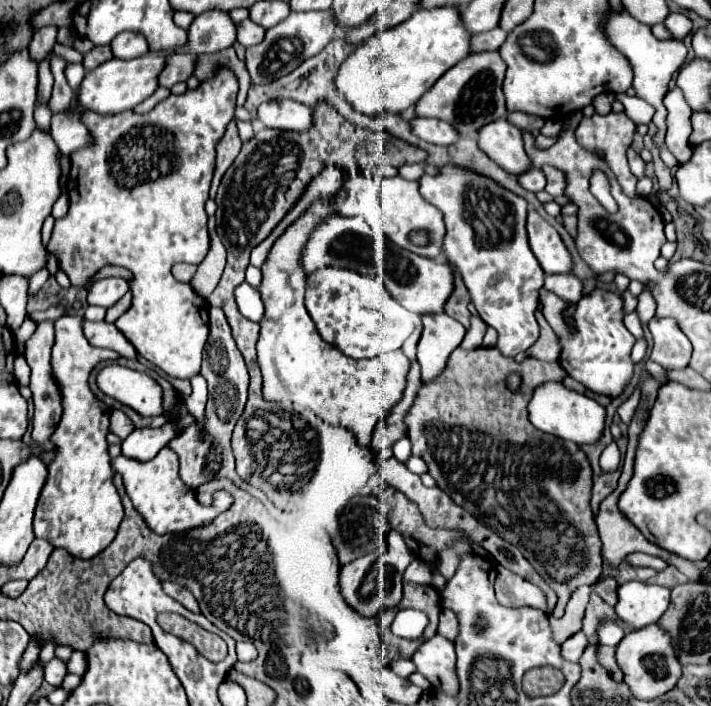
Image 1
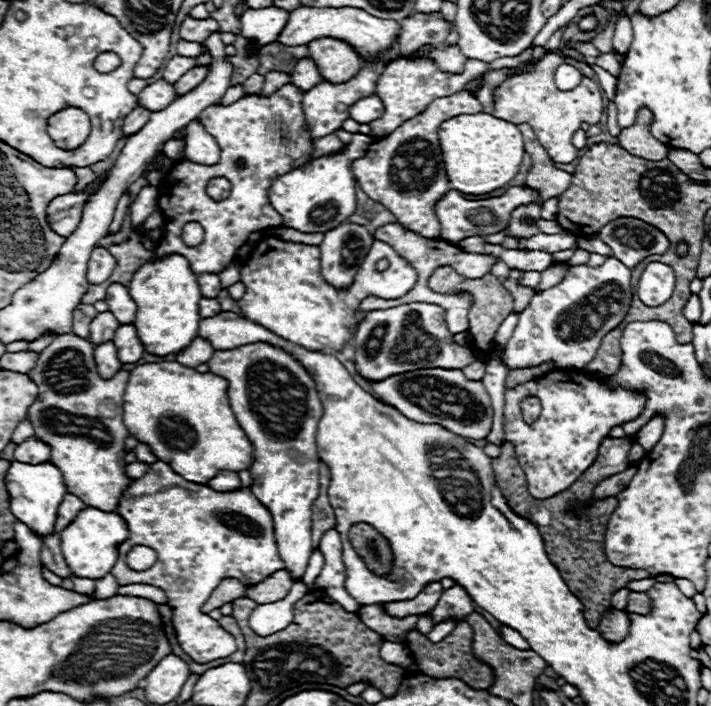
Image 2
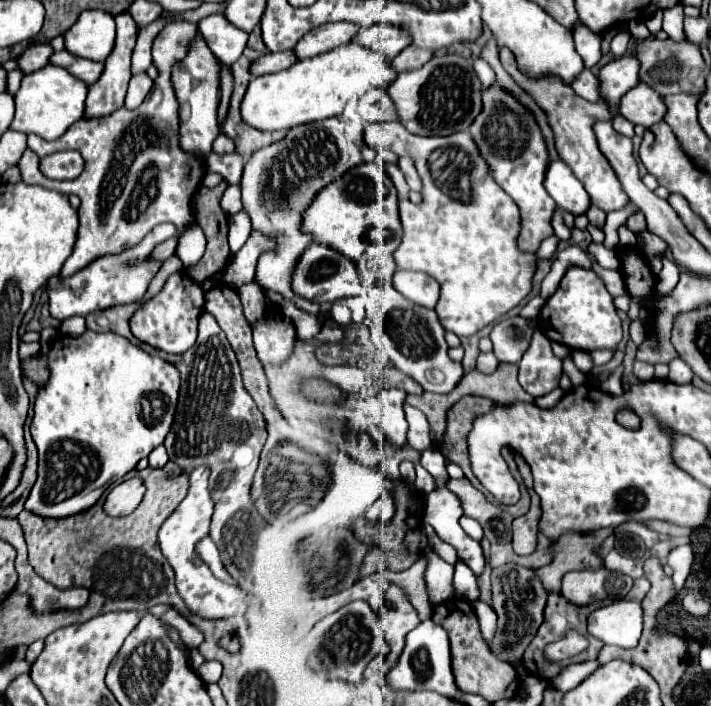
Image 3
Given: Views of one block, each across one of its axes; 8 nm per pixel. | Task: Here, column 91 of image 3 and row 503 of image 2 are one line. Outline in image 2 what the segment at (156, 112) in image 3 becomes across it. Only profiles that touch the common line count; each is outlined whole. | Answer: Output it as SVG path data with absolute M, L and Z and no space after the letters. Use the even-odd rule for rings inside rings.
M158 460L142 478L124 490L118 512L130 530L128 540L120 546L116 568L112 568L118 584L152 584L162 588L168 596L168 604L174 608L172 624L178 644L196 662L204 664L236 652L234 636L218 621L202 614L200 606L224 578L236 578L252 586L284 568L284 562L278 558L272 516L264 504L256 500L250 488L214 492L208 486L184 480L180 474L172 472L168 464ZM138 544L158 554L154 566L144 572L126 566L128 550Z

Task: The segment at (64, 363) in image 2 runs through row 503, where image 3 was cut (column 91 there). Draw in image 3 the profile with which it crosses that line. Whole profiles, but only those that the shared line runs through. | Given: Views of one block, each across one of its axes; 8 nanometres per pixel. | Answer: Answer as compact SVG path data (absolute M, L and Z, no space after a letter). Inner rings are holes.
M128 12L118 14L116 16L116 44L114 44L110 56L104 60L104 70L102 70L100 78L88 86L84 118L106 116L106 114L112 114L114 110L122 108L126 88L128 88L128 80L130 80L130 56L132 56L132 48L136 44L136 36L138 36L138 26L136 26L134 18Z

